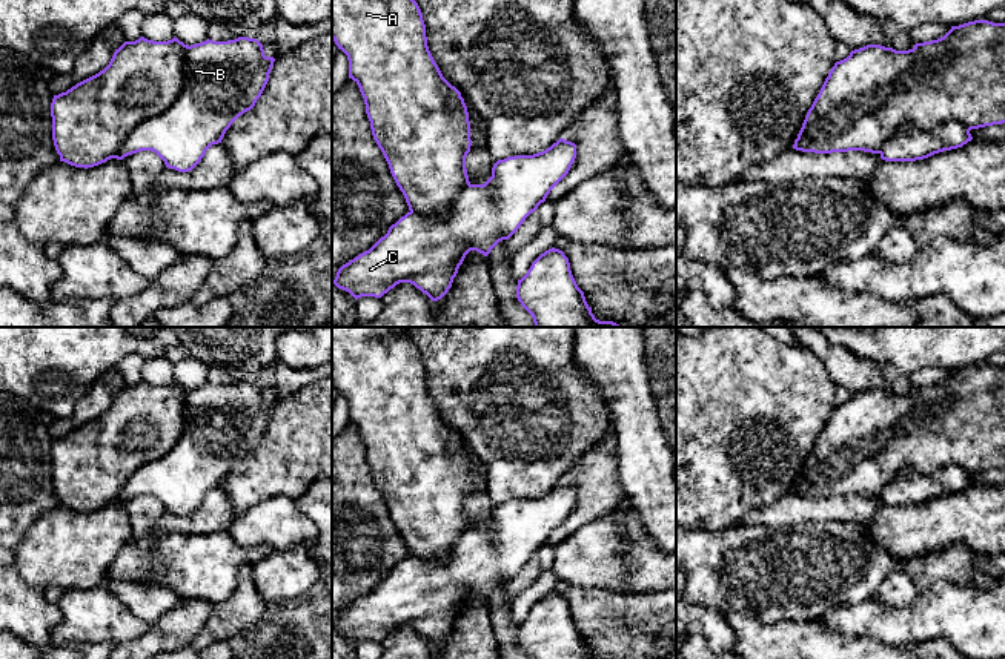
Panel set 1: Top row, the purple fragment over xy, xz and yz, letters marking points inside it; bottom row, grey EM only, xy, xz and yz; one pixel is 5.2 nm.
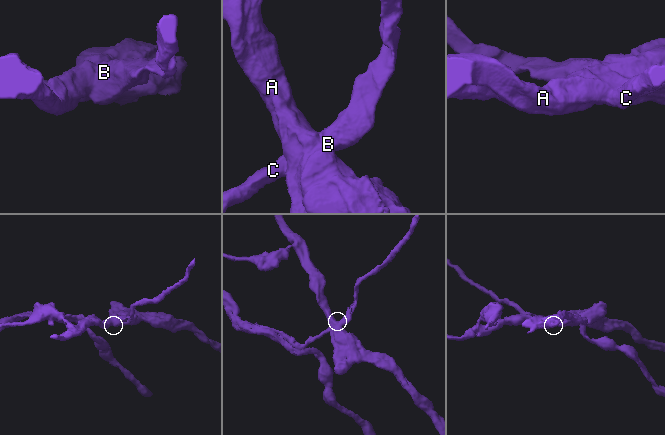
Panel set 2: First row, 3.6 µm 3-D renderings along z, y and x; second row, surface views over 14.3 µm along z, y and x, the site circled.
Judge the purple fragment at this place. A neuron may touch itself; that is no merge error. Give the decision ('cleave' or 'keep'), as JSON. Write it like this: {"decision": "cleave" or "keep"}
{"decision": "cleave"}

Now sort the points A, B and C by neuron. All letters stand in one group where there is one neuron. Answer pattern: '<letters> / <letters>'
A / B C

